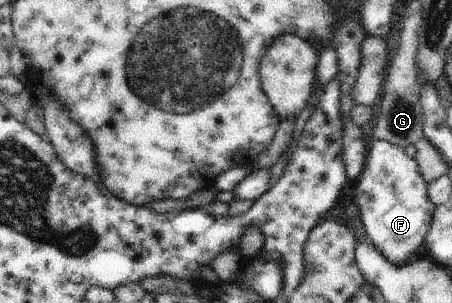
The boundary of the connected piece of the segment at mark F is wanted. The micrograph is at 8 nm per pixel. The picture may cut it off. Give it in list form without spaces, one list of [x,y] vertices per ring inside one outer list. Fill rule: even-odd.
[[[372,140],[366,165],[355,183],[354,195],[358,201],[361,237],[369,240],[390,263],[405,264],[408,257],[424,243],[426,233],[430,231],[436,206],[428,197],[427,187],[428,184],[422,177],[418,163],[404,152],[404,148],[386,140]]]

